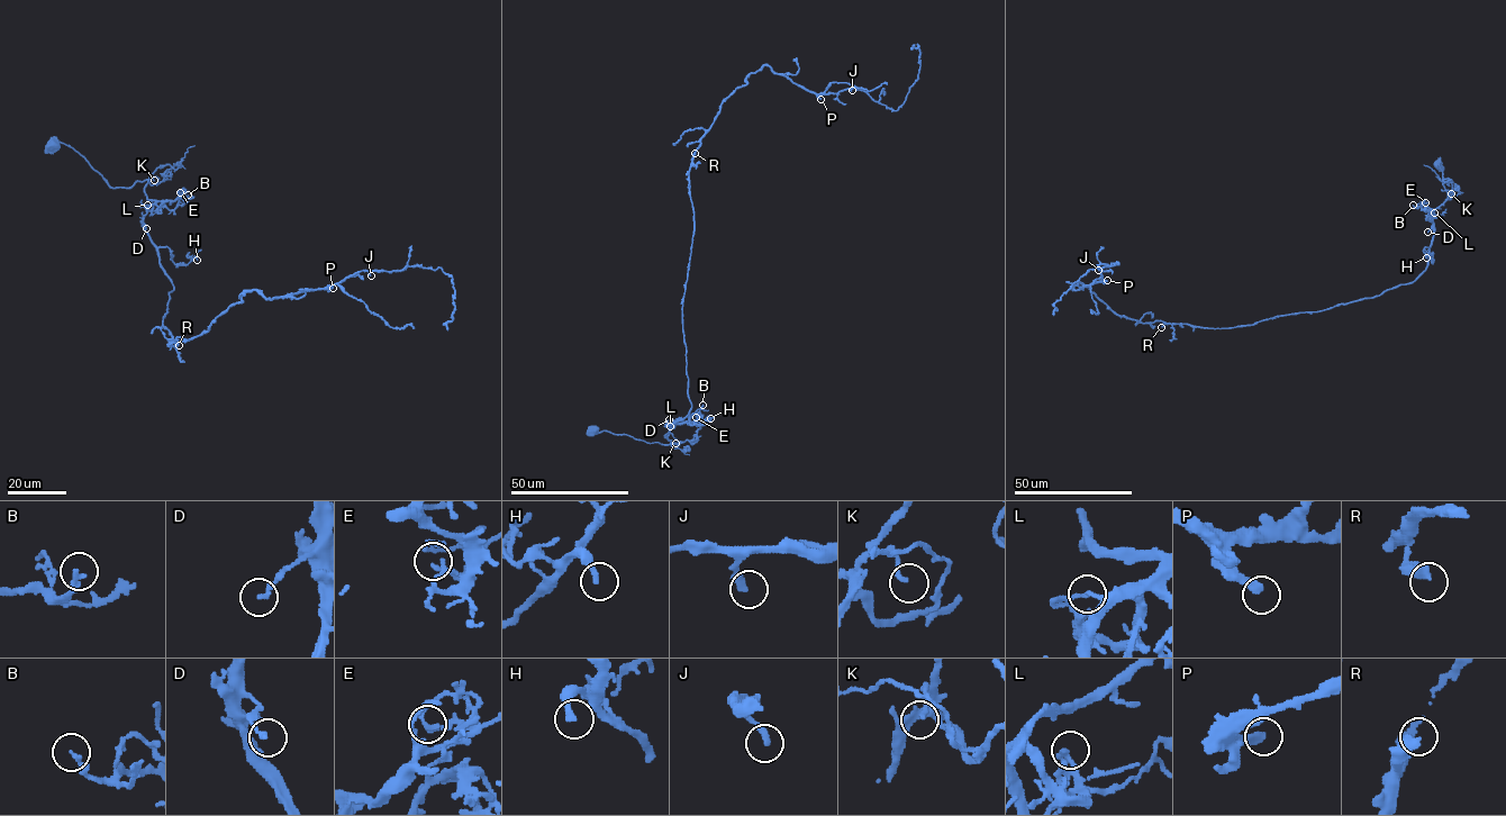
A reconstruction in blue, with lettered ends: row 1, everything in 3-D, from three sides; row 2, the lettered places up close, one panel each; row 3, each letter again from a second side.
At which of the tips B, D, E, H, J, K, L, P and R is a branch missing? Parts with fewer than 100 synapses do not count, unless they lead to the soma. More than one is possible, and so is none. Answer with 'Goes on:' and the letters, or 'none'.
Goes on: P

